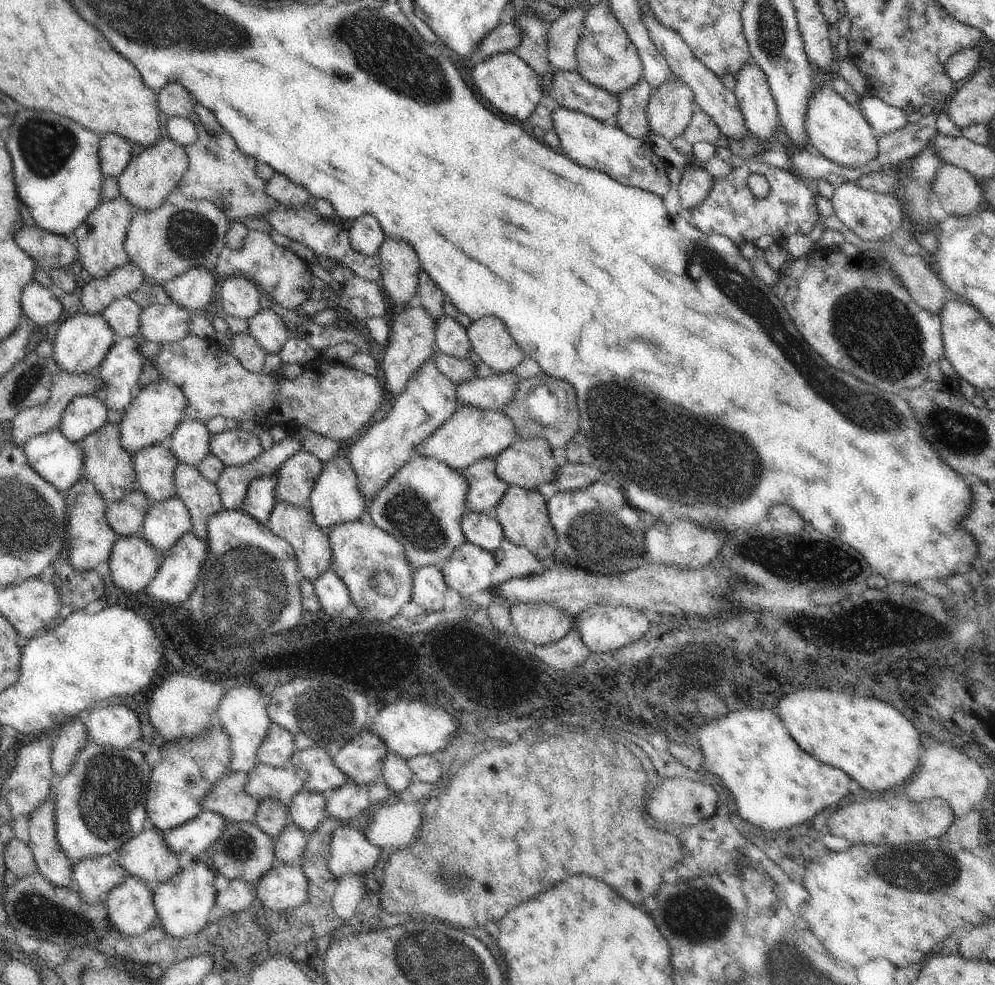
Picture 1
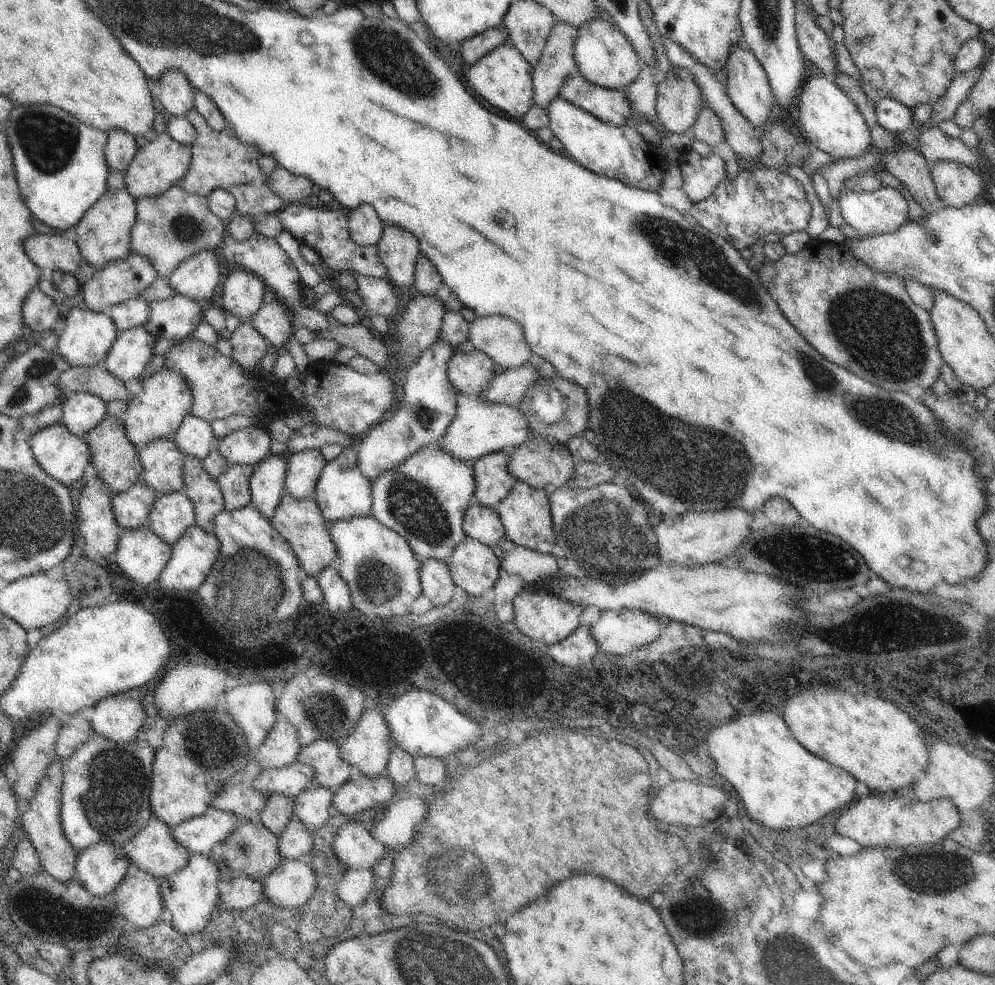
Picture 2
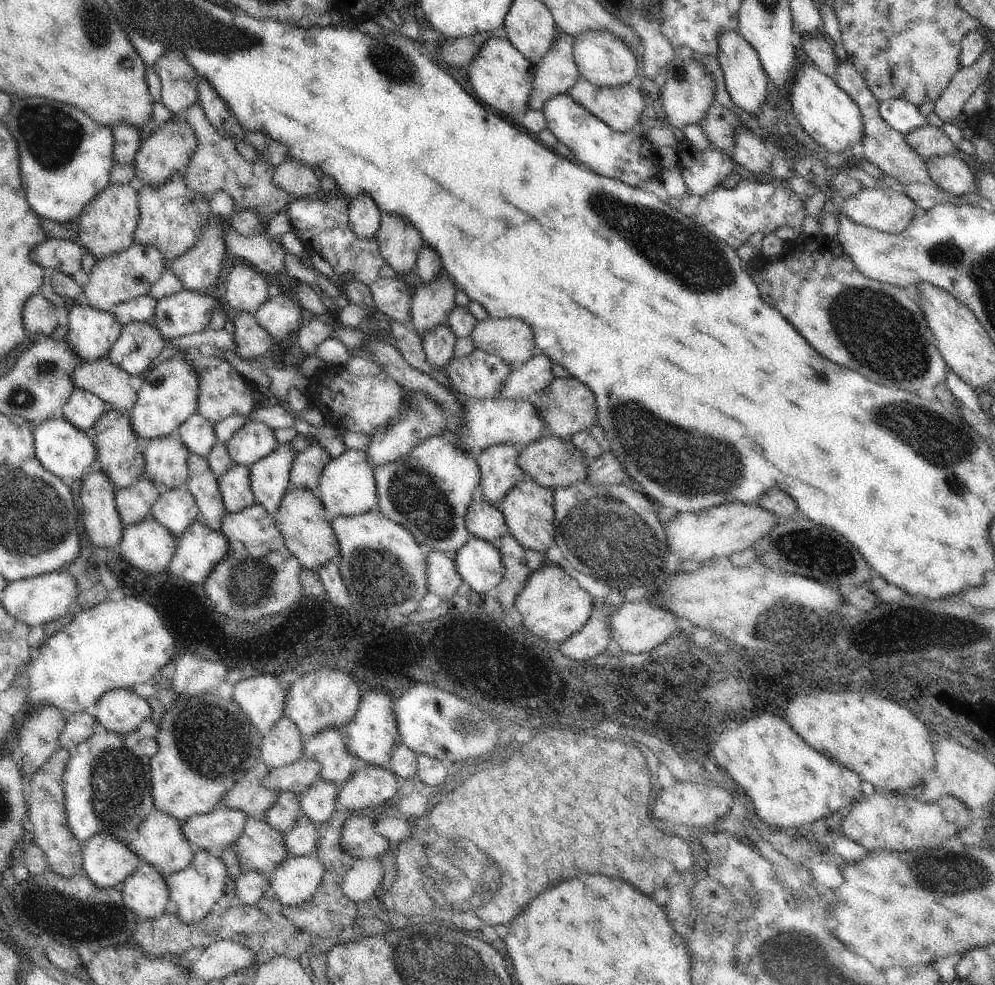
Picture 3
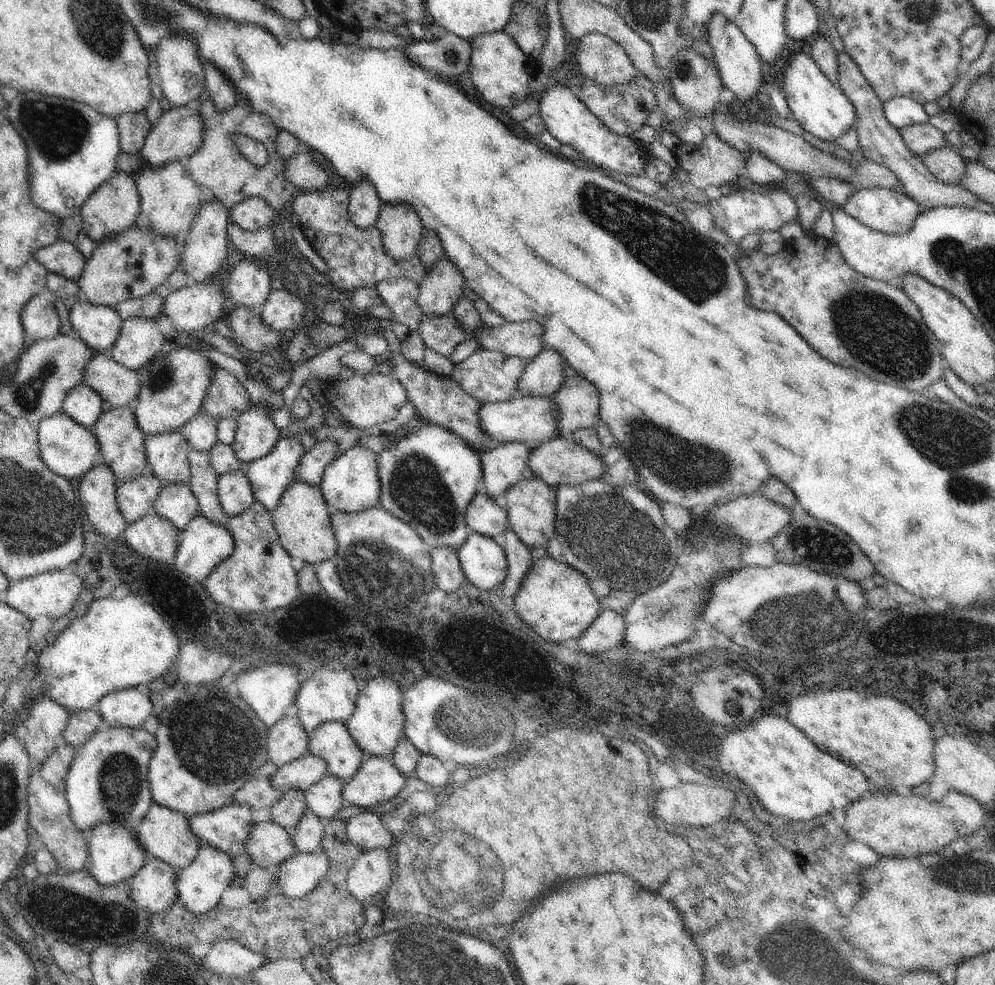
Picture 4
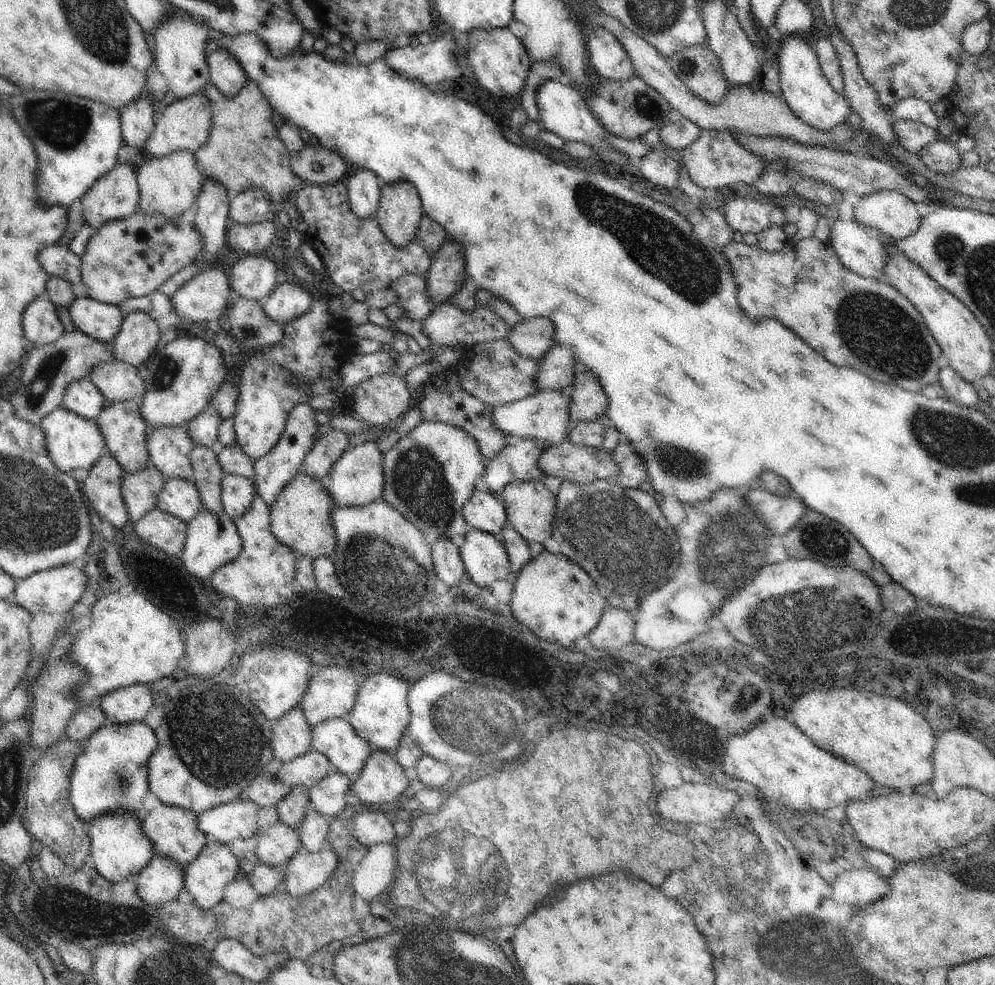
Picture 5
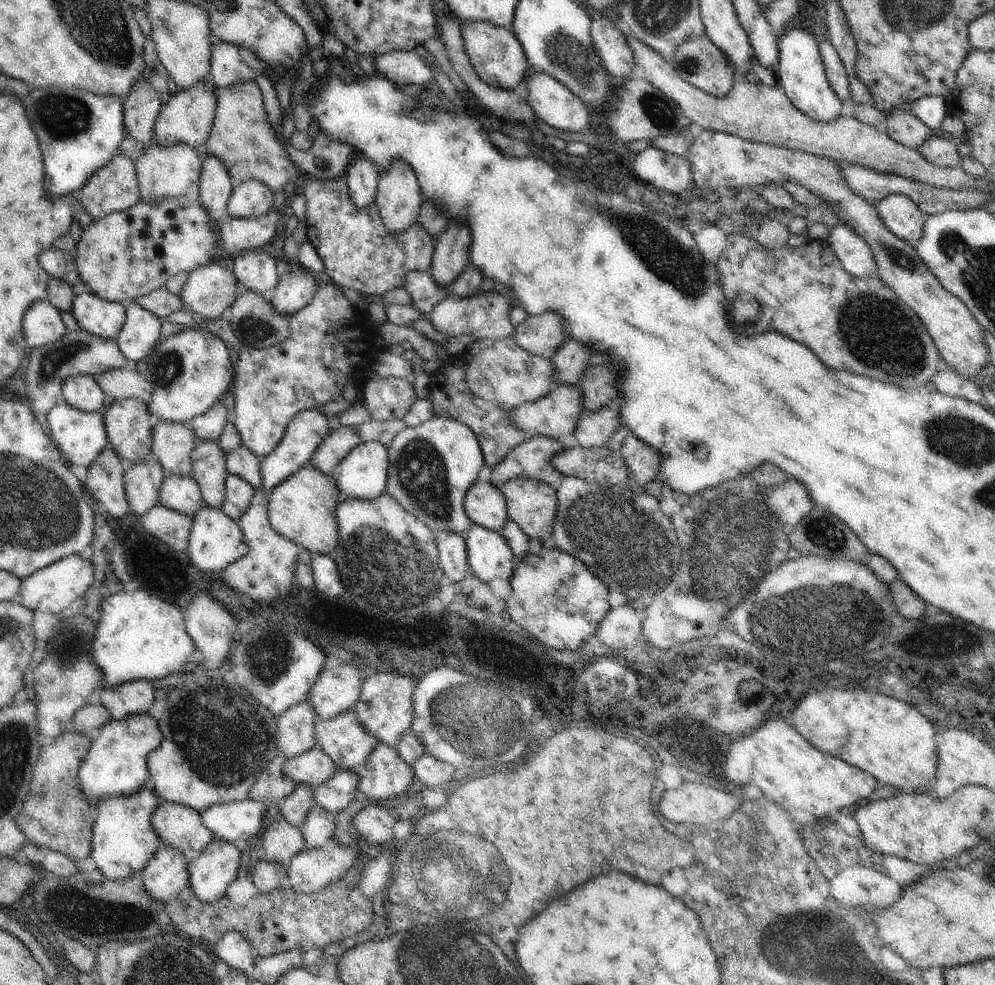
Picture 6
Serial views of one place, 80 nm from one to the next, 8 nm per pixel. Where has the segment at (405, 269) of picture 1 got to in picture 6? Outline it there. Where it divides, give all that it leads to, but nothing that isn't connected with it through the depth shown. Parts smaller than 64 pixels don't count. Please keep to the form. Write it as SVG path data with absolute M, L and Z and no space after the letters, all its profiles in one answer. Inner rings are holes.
M396 160L392 168L379 173L375 203L384 226L391 233L403 233L417 221L422 206L422 192L416 174L404 160Z

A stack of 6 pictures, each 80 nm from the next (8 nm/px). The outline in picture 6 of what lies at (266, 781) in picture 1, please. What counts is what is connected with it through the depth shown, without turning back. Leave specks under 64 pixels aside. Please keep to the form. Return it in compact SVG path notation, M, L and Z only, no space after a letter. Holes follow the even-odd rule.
M316 744L310 750L289 758L282 767L282 772L296 784L309 784L310 787L331 779L337 771L334 759Z

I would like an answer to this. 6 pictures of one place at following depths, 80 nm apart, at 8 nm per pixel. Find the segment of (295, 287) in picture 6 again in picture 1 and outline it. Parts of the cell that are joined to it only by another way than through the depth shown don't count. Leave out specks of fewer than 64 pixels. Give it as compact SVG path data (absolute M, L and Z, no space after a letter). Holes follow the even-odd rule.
M260 309L260 312L248 321L247 331L267 350L267 353L279 353L293 334L284 320L273 309Z

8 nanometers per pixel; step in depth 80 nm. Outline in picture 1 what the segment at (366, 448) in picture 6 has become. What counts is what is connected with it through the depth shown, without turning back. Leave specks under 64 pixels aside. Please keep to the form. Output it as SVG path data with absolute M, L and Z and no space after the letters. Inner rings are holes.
M344 454L336 455L324 463L320 476L316 479L308 504L311 506L317 527L329 531L334 525L364 518L369 510L369 502L359 487L359 480L350 459Z

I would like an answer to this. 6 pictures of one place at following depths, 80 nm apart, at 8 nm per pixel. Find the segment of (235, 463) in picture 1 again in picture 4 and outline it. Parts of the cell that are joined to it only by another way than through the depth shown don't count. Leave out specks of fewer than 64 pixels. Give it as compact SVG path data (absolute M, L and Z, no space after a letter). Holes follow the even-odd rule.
M264 402L248 406L236 417L237 429L231 447L236 456L246 466L258 459L263 459L281 437L281 429L270 419L270 411Z

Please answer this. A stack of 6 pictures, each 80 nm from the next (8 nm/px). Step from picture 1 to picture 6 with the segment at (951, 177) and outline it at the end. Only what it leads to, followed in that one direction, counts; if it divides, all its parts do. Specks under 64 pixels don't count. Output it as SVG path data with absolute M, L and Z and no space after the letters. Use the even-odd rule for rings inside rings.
M940 132L930 135L917 149L925 159L942 168L955 167L962 160L951 137Z

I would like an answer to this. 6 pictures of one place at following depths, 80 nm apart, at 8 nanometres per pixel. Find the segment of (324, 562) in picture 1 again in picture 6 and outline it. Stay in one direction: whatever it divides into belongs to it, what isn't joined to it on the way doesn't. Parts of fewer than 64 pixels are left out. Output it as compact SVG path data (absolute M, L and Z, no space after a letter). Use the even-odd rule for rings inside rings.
M308 462L298 472L268 493L267 515L272 528L312 554L330 554L338 544L337 506L342 494L333 475L327 475Z

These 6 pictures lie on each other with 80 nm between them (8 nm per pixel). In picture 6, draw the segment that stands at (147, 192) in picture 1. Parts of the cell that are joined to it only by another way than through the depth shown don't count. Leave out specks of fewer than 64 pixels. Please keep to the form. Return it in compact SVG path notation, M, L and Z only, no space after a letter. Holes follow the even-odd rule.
M206 78L192 88L182 89L172 94L169 100L162 104L155 120L154 140L163 147L174 143L184 143L198 150L203 147L208 140L215 119L215 110L217 109L215 88L214 82Z

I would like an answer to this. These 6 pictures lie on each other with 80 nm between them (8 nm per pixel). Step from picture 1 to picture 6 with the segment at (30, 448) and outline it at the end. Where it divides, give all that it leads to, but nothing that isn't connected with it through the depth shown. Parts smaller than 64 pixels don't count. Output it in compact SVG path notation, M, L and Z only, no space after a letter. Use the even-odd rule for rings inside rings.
M61 400L50 409L46 427L52 430L52 438L60 450L66 454L67 458L62 457L62 459L68 464L88 468L100 452L108 446L109 440L103 414L103 410L84 412Z

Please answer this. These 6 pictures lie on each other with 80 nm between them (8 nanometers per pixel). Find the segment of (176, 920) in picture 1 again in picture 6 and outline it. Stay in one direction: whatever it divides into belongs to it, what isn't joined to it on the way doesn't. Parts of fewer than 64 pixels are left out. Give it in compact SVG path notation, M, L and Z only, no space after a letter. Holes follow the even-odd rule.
M224 839L210 844L189 863L191 884L195 895L203 903L213 903L226 896L226 888L238 877L245 853L236 844Z

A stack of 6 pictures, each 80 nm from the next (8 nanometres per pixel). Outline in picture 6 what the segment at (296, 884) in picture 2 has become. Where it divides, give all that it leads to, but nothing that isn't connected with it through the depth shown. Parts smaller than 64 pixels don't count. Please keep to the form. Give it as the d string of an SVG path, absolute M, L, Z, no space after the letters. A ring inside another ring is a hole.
M331 844L324 849L307 848L287 864L291 888L304 898L341 879L359 859L352 845Z

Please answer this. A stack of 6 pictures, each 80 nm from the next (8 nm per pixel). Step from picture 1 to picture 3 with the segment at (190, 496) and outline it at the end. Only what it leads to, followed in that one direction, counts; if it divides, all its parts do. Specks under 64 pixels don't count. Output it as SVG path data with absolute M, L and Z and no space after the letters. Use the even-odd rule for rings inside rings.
M196 453L187 456L188 480L185 484L195 498L199 518L212 530L220 531L225 509L217 476L209 467L207 457Z

